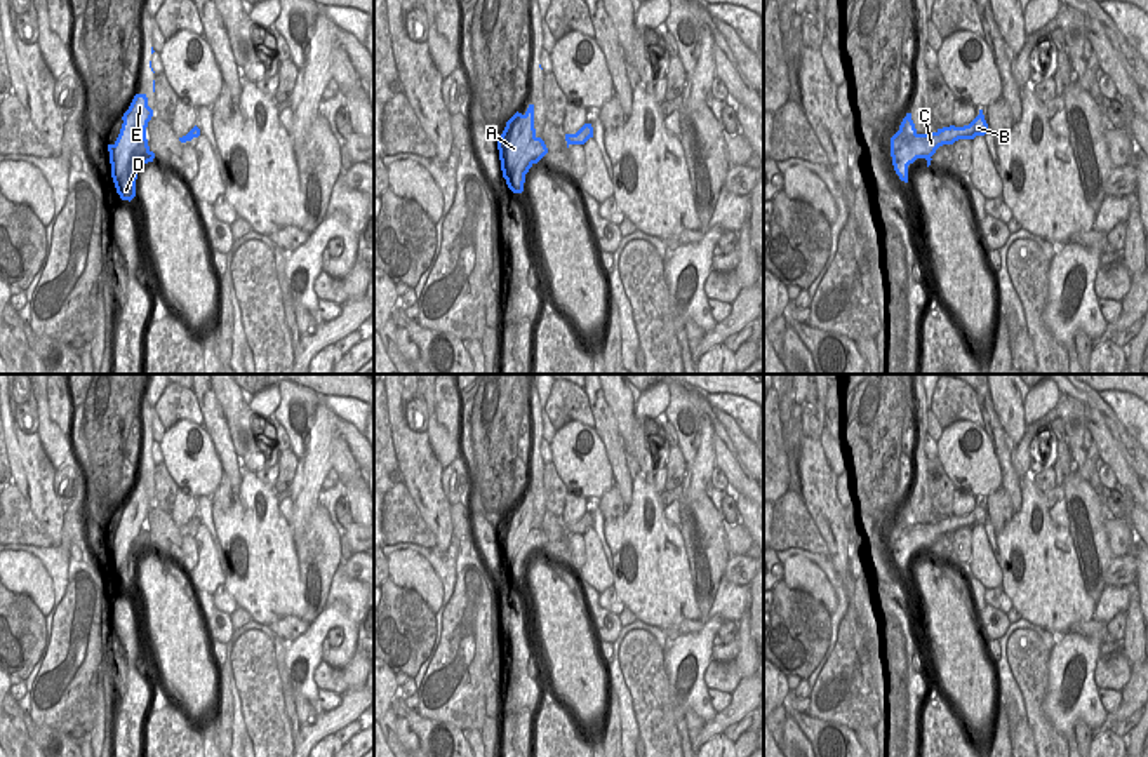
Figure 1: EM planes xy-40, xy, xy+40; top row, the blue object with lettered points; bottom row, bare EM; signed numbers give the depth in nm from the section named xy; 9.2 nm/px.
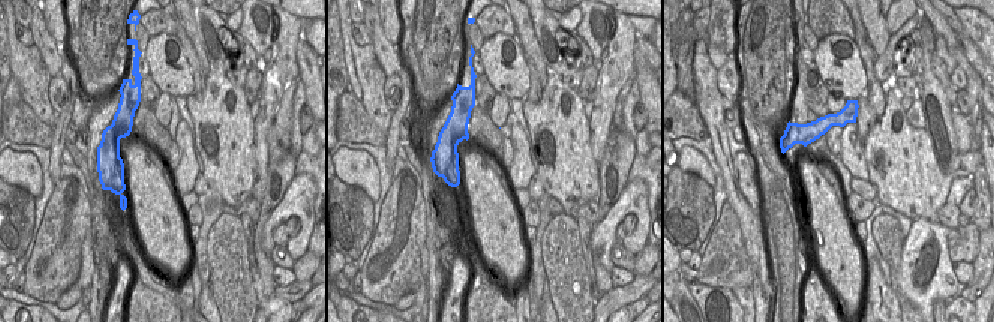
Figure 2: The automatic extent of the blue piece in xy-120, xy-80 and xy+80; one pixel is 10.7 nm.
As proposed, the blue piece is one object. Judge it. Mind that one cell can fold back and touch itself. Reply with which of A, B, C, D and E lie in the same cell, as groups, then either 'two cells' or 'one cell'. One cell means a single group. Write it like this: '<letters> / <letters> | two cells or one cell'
A E / B C D | two cells

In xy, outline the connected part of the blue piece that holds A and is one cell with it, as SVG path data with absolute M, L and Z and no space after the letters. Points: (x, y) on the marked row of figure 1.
M529 104L524 115L517 111L506 122L506 127L497 141L501 171L506 181L515 176L520 157L534 137L534 104Z

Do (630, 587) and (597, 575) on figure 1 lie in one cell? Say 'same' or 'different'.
different

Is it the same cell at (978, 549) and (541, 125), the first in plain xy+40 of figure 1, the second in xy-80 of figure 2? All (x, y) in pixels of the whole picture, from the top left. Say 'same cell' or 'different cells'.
different cells

